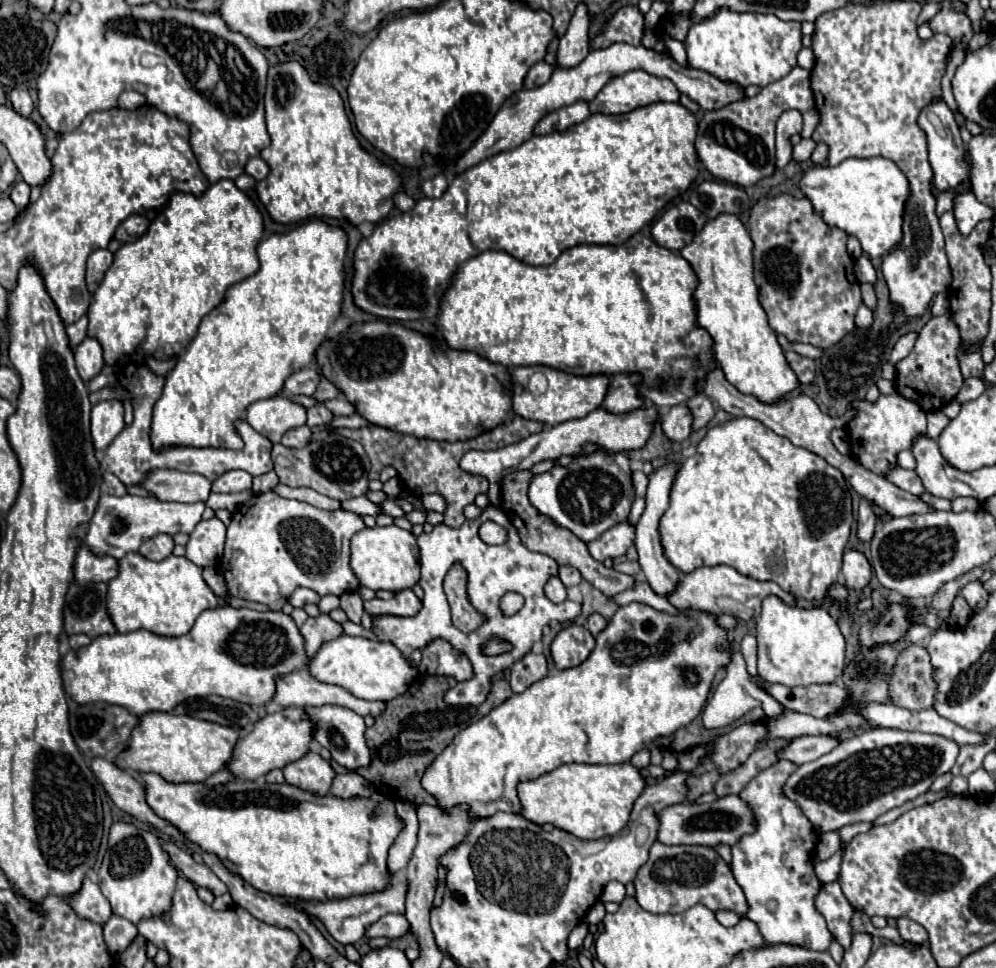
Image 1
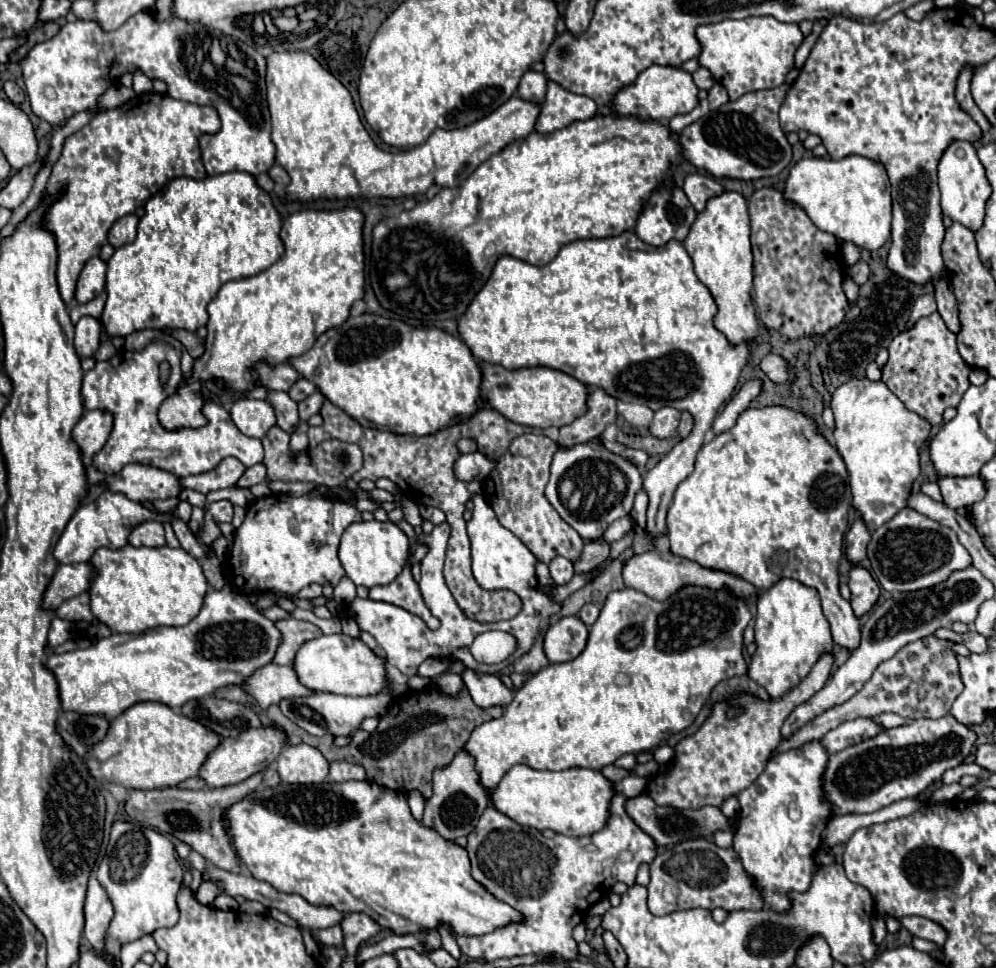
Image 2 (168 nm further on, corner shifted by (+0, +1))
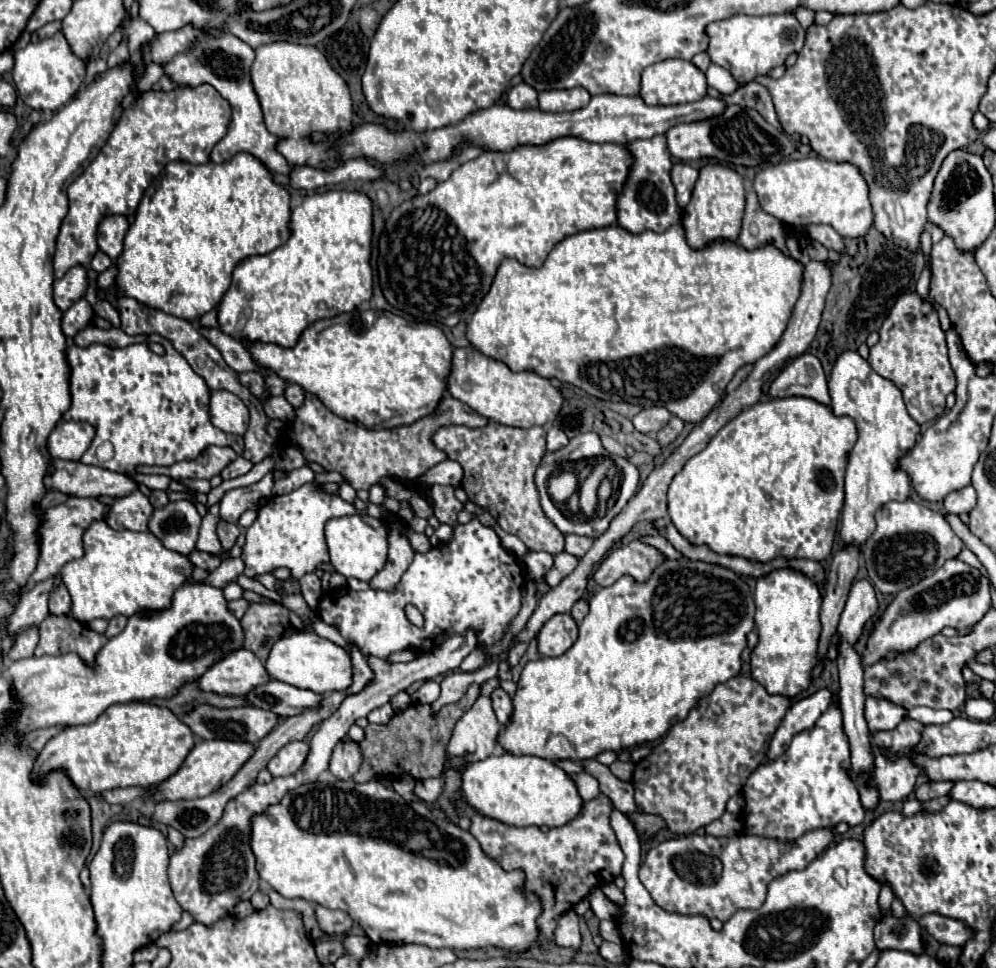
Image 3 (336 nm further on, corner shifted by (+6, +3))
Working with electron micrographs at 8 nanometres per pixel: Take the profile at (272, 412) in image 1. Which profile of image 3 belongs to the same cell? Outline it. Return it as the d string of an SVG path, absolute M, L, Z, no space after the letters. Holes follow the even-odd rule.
M214 391L210 395L210 419L224 433L244 435L250 423L248 407L230 391Z

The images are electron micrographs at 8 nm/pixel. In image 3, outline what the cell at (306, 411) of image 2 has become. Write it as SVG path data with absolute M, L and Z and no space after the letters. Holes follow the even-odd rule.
M290 383L290 385L286 387L284 397L288 399L288 403L290 403L294 409L298 409L298 407L302 405L302 401L304 401L304 389L302 389L300 385L296 385L296 383Z

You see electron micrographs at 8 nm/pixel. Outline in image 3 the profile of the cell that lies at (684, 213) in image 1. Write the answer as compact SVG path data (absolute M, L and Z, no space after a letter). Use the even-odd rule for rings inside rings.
M654 135L652 139L632 141L628 143L634 153L634 167L630 169L630 177L624 185L624 191L618 197L618 225L630 233L656 231L664 233L668 227L678 225L682 221L682 209L676 203L676 189L670 181L670 153L664 135Z

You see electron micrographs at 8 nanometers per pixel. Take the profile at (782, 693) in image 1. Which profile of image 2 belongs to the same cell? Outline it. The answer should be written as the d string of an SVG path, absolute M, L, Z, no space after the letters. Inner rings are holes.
M688 585L672 593L666 603L628 587L612 591L590 629L586 649L572 661L552 663L530 675L500 719L482 723L472 731L464 747L476 759L480 783L484 789L494 789L502 775L518 763L550 771L570 767L602 769L626 753L652 751L670 735L694 723L710 691L720 681L748 673L742 657L742 635L750 619L748 601L736 597L728 587L712 591Z

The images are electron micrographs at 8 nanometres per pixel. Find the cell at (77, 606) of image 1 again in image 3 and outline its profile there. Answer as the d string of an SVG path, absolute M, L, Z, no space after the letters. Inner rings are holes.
M60 585L50 595L50 613L52 615L66 615L66 613L70 613L70 607L72 607L72 597L70 597L68 589L64 585Z

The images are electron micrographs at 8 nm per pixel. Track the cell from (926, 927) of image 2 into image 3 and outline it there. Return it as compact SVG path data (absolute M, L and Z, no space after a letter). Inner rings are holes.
M924 915L918 919L920 927L930 933L936 941L946 943L946 945L956 945L962 947L970 939L970 931L956 919L942 917L942 915Z

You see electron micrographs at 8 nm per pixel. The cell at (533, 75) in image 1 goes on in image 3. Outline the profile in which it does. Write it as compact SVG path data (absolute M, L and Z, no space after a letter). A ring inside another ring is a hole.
M518 83L508 91L508 105L512 109L536 109L538 107L538 93L528 83Z

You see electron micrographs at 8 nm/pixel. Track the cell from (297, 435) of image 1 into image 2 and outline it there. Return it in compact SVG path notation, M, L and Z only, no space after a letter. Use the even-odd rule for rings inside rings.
M272 389L268 391L264 401L268 401L272 405L272 409L276 413L276 423L284 431L292 433L298 425L298 407L296 407L296 403L284 391L272 391Z

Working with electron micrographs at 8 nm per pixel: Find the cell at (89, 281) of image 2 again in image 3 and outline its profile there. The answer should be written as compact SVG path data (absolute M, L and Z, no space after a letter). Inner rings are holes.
M82 265L72 267L62 279L54 281L54 301L56 305L66 311L70 305L74 305L74 301L82 299L88 291L88 269Z

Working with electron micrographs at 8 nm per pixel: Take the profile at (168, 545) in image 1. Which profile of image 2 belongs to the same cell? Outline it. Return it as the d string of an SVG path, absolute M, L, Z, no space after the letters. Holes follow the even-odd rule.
M148 519L132 529L132 535L128 535L128 543L134 547L162 547L166 545L164 527L160 521Z

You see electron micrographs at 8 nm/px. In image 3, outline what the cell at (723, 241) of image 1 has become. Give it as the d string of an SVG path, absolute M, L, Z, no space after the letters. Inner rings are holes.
M706 165L700 171L700 177L696 181L692 201L682 213L682 225L686 231L686 241L692 249L704 249L714 239L730 239L732 243L738 241L740 229L742 229L742 217L744 217L744 185L742 177L722 165Z

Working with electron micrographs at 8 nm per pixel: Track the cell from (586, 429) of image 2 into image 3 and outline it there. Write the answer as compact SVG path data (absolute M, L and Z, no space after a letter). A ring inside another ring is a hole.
M550 427L548 429L548 437L546 437L546 441L548 441L548 451L558 451L558 449L562 449L562 447L566 447L568 445L568 437L566 437L566 433L560 433L560 429L558 427Z

